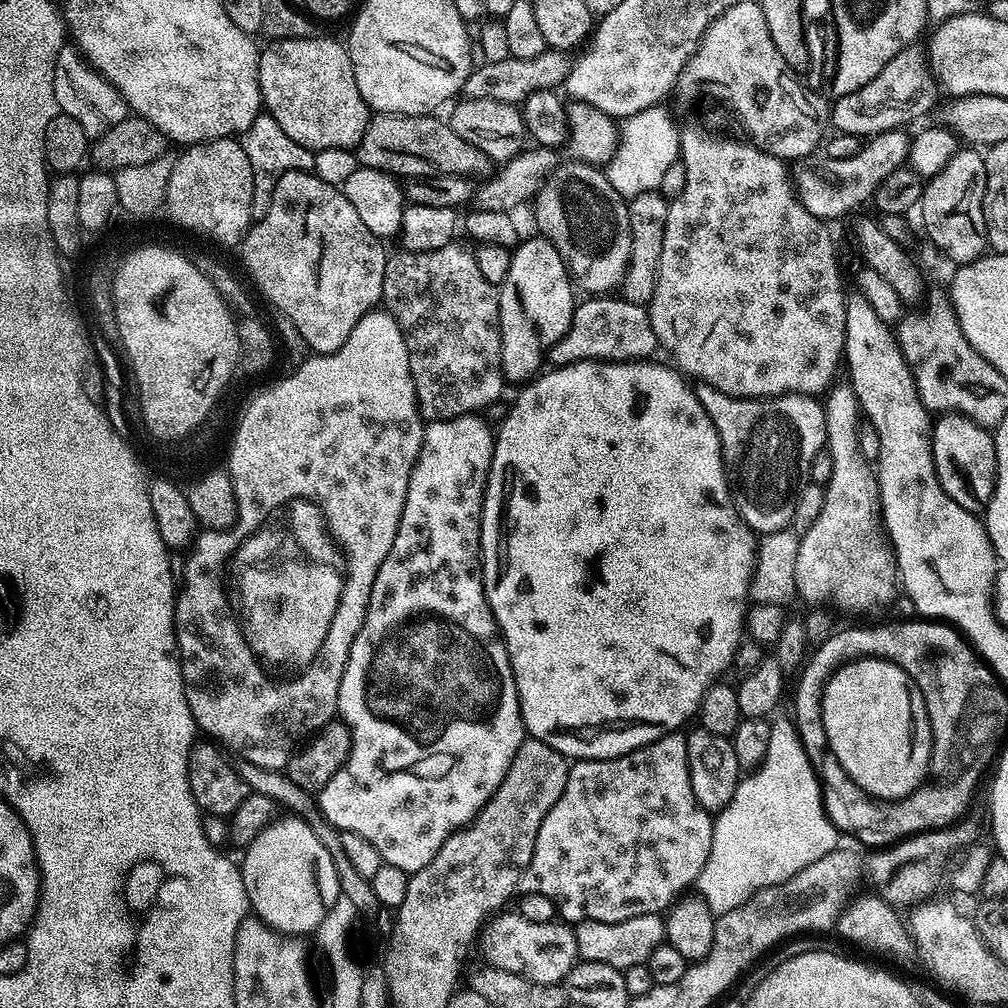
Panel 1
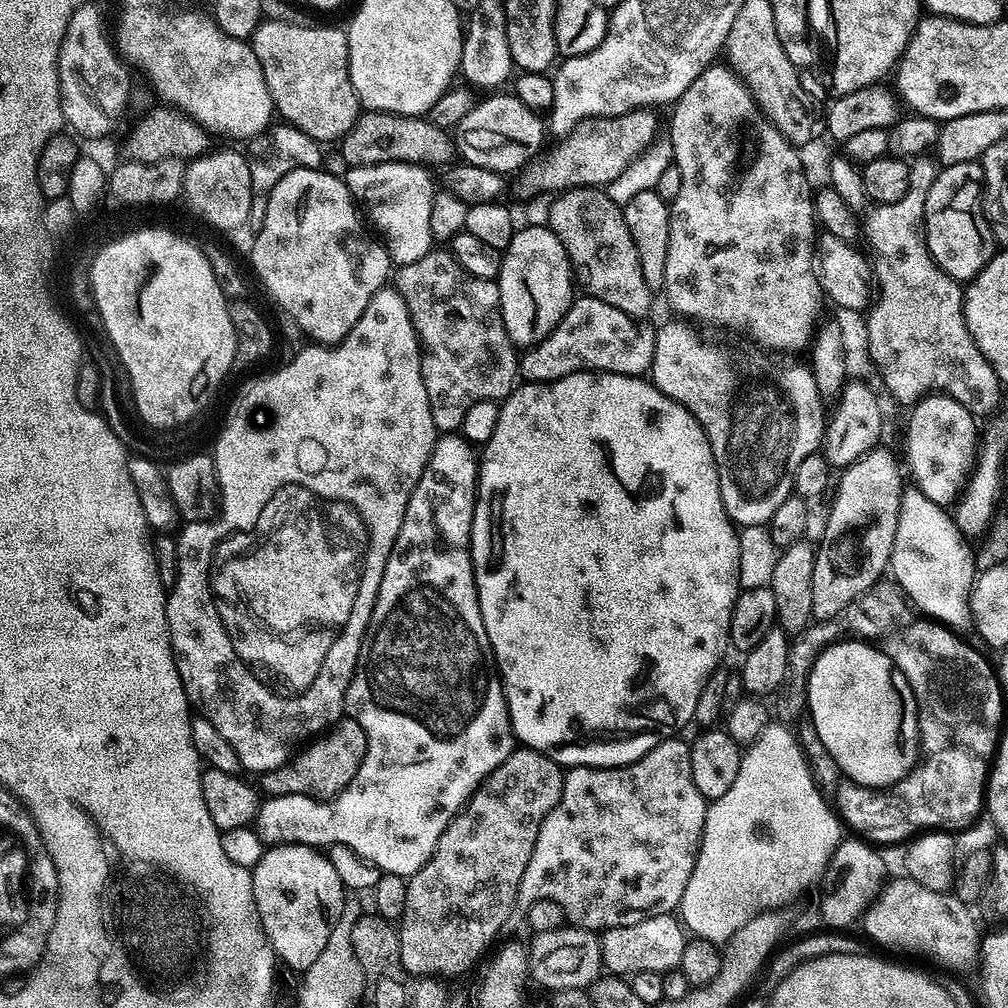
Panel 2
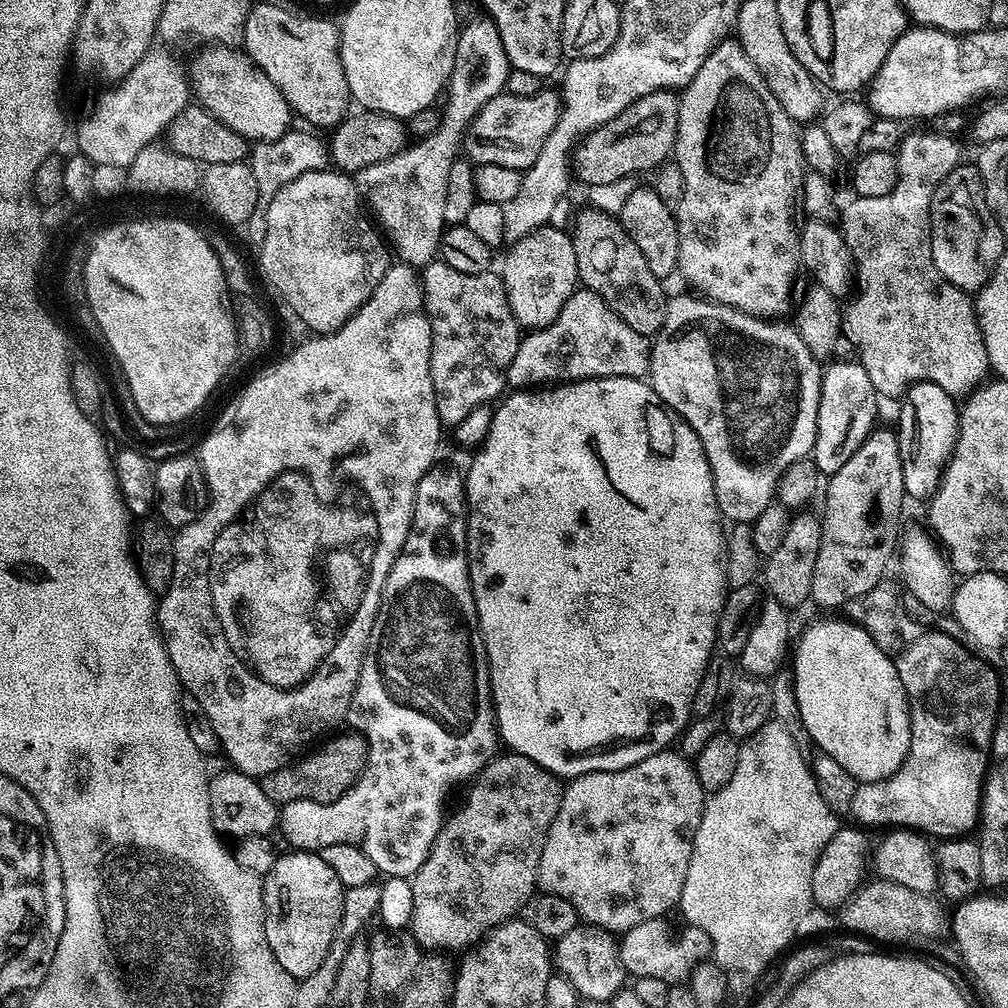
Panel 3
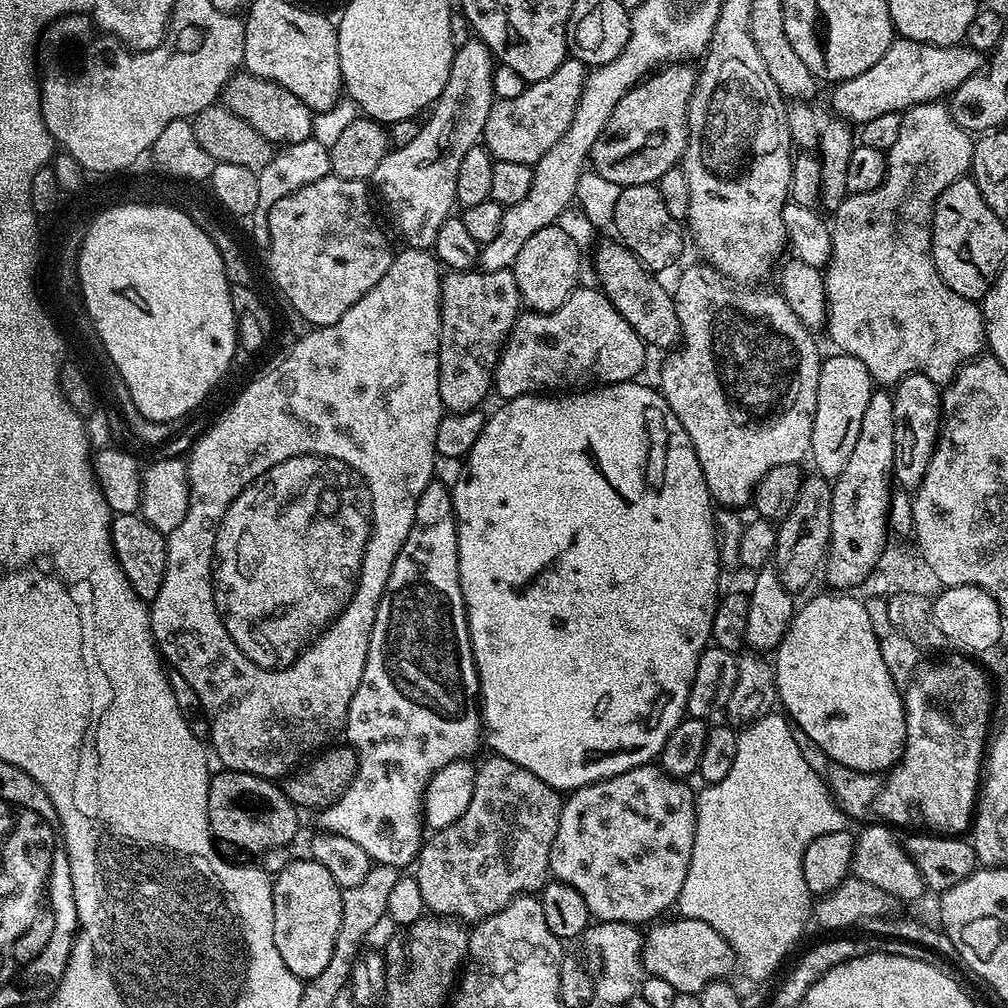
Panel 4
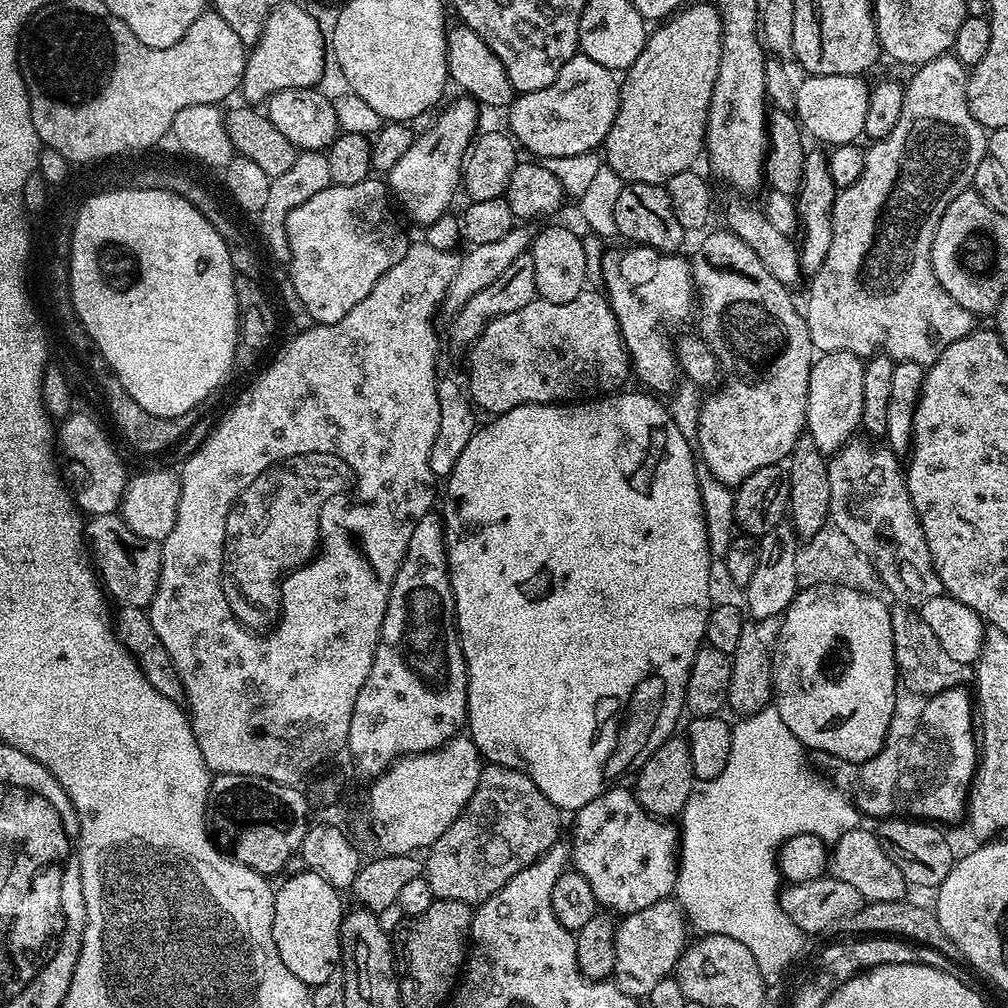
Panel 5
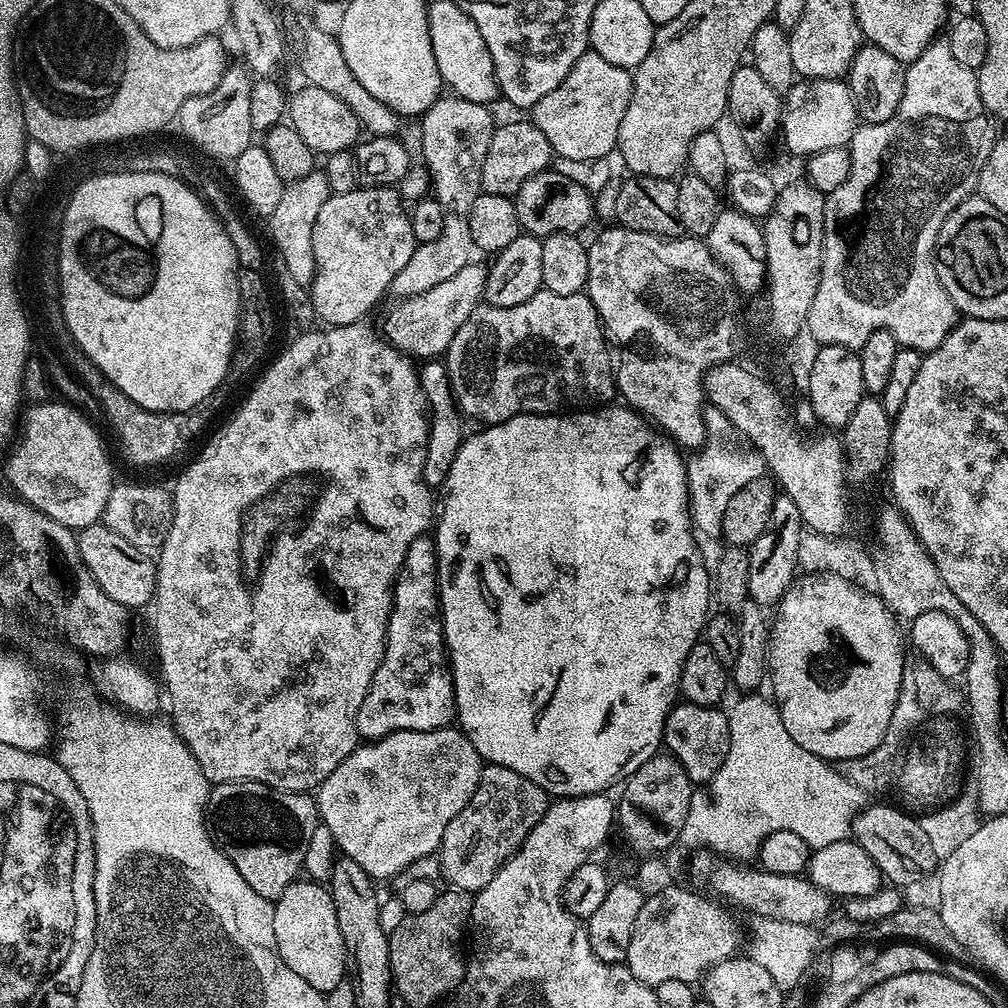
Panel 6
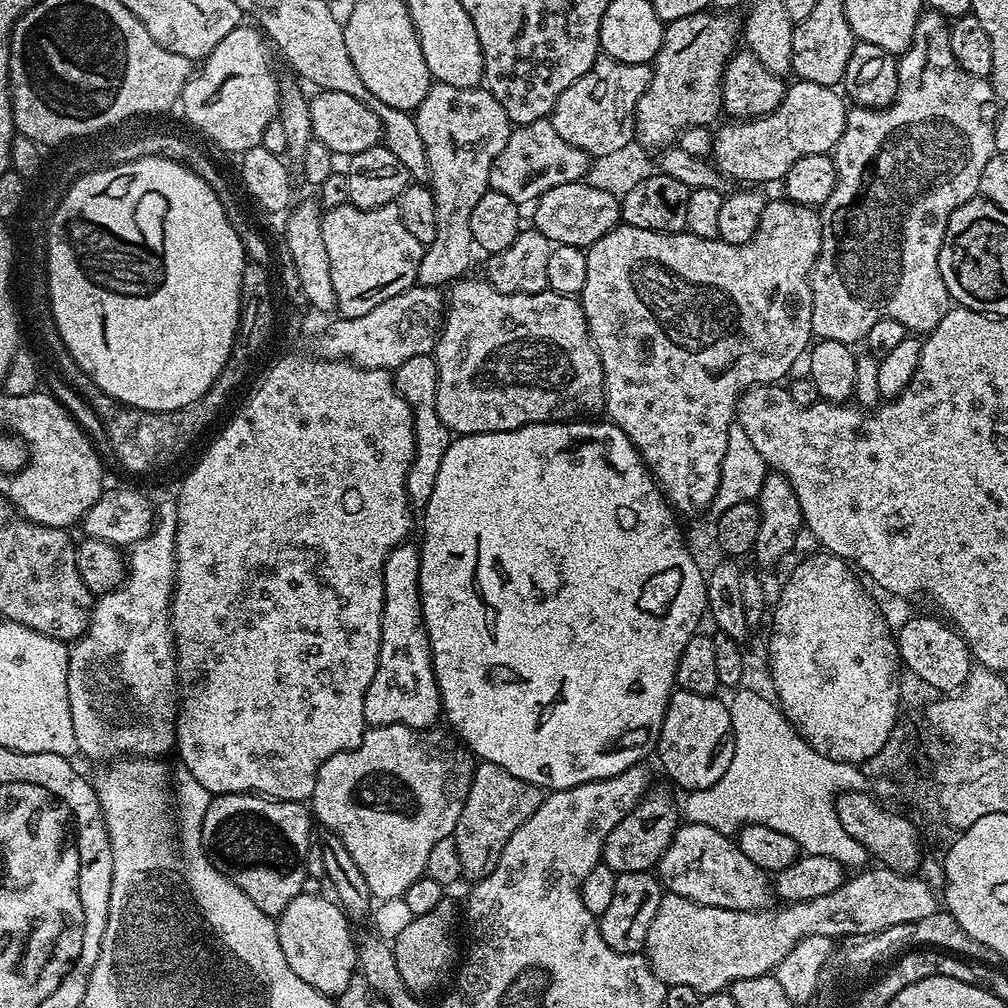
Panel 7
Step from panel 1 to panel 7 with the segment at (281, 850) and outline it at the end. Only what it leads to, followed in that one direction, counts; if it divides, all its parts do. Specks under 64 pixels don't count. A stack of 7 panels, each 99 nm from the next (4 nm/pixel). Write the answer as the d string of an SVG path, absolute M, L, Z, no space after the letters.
M311 890L296 896L276 920L278 942L282 942L290 970L323 996L340 996L350 986L350 978L357 975L357 941L348 923L349 917L335 899L315 896Z

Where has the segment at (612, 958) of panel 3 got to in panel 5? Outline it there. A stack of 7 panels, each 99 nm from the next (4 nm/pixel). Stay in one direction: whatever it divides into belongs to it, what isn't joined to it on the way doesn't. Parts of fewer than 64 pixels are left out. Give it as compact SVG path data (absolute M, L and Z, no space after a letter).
M675 898L654 902L654 906L646 910L627 913L616 925L616 985L626 994L646 998L661 978L675 973L676 963L690 943L688 932L689 921Z

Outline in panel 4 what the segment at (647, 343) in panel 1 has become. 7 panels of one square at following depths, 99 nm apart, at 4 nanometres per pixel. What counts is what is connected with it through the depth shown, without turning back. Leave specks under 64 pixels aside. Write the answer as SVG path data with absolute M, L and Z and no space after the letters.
M577 286L570 298L566 298L566 302L558 306L558 310L524 310L517 316L516 325L504 341L504 347L500 349L496 372L492 376L495 395L500 395L501 401L544 394L549 390L587 390L605 384L627 384L639 377L636 375L644 368L644 340L632 329L630 322L626 322L626 318L618 314L616 307L608 301L599 287L584 287Z

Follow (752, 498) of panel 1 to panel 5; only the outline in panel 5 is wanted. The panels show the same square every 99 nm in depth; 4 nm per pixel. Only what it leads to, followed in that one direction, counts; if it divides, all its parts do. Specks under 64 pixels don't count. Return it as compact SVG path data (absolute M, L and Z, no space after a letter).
M727 230L719 231L701 235L696 253L690 256L692 282L698 293L698 332L708 344L708 349L716 356L722 373L722 383L712 390L717 392L712 392L709 396L707 393L703 397L694 442L706 471L718 478L718 482L737 486L756 470L787 461L792 454L792 447L805 435L804 419L814 349L805 313L796 309L796 304L788 293L791 291L782 282L778 282L778 278L774 278L774 274L770 274L766 266L762 266L758 254L754 254L754 250L750 250L750 246L746 246L746 242L738 238L738 234Z

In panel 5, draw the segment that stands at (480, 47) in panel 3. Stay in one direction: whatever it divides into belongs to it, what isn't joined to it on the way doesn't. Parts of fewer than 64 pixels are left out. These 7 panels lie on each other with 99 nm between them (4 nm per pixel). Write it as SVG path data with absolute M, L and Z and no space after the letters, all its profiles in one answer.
M462 94L458 99L452 101L437 118L434 126L426 136L415 137L410 146L406 150L406 154L402 154L402 158L398 160L397 165L393 166L386 176L386 182L389 186L391 195L395 201L402 204L405 212L419 226L427 226L437 221L438 218L447 215L447 212L456 192L458 194L462 182L463 161L475 136L477 135L478 111L480 106L472 97Z

